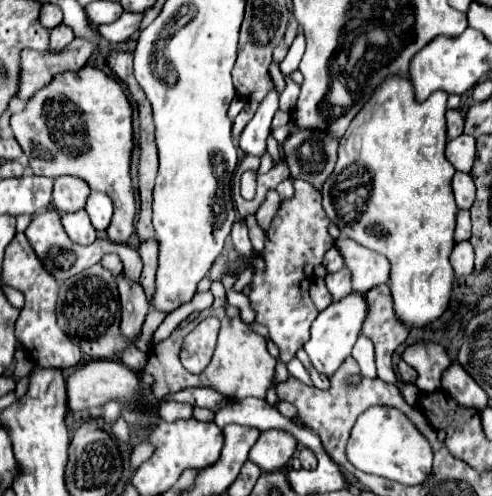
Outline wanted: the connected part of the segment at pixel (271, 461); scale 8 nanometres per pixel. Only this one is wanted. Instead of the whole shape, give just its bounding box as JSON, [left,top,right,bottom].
[249,428,297,472]

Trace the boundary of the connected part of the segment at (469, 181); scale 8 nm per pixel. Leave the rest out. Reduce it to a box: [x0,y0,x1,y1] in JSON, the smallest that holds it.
[453,172,475,208]

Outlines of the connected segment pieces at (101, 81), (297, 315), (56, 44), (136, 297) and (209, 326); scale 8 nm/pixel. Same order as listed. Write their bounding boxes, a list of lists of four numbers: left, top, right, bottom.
[[11,66,135,244],[251,180,335,362],[51,24,73,50],[117,276,149,342],[179,318,219,374]]

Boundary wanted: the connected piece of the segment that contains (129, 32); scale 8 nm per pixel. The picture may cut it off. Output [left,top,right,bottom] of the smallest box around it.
[99,12,143,42]

